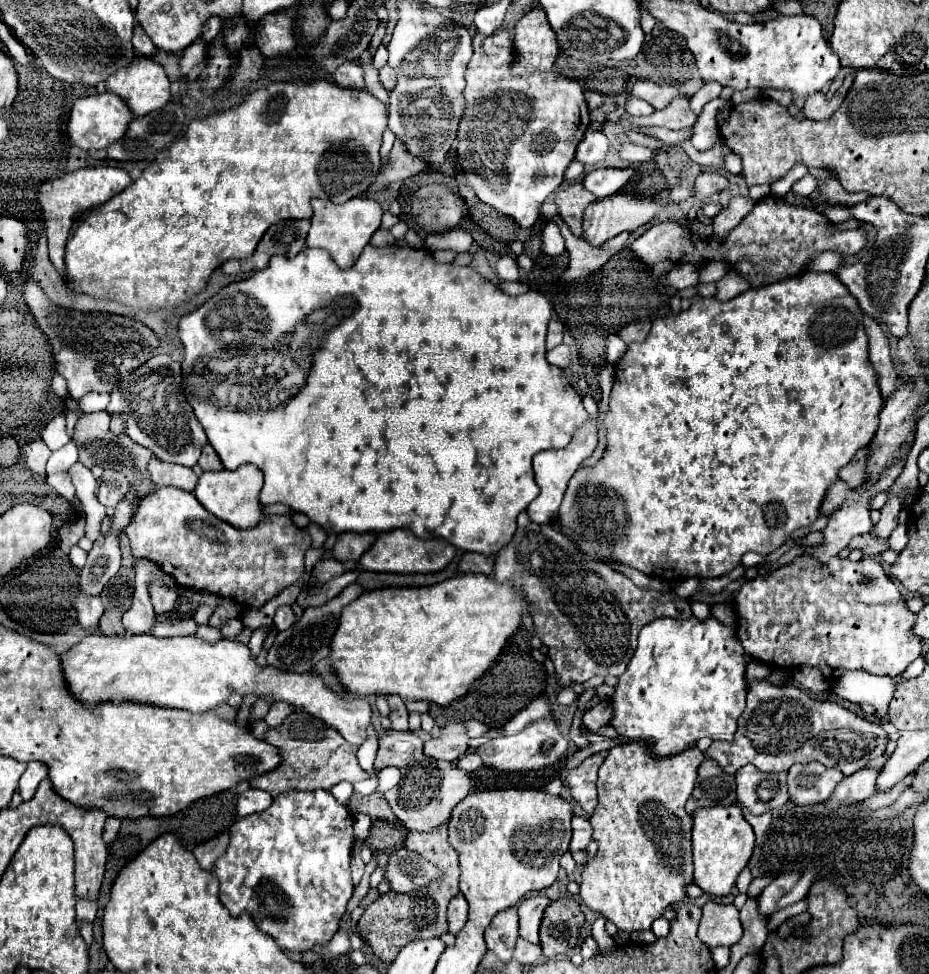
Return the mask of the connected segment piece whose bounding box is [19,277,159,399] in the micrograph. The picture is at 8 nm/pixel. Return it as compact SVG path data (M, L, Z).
M25 277L23 283L19 283L19 291L37 325L47 335L53 347L55 367L65 377L69 395L73 399L81 399L91 391L111 393L133 369L143 365L159 345L159 339L149 327L129 317L69 311L49 303L49 299L45 299L45 291L41 291L41 285L31 277Z

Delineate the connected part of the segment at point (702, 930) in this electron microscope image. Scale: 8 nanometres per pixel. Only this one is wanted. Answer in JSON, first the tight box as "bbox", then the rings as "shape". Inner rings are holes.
{"bbox":[697,903,743,949],"shape":[[[705,903],[697,935],[711,949],[719,945],[735,945],[743,935],[739,911],[735,909],[735,905]]]}

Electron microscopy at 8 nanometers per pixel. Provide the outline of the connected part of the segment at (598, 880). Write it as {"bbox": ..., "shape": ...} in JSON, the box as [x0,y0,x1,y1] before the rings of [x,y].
{"bbox":[581,743,705,933],"shape":[[[623,743],[609,751],[599,767],[597,791],[599,803],[591,815],[593,839],[599,843],[599,851],[583,869],[581,875],[581,899],[595,913],[613,921],[619,931],[633,933],[649,929],[651,923],[661,917],[663,909],[685,899],[685,885],[693,883],[691,863],[691,817],[685,813],[685,803],[693,791],[697,779],[697,767],[705,755],[691,747],[675,757],[655,759],[645,743]]]}

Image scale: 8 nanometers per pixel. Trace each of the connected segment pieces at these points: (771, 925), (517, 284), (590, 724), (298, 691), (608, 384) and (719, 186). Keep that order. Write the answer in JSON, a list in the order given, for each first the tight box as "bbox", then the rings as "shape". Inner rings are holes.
[{"bbox":[767,899,807,931],"shape":[[[805,899],[776,911],[768,918],[769,921],[767,926],[769,931],[776,931],[778,926],[785,920],[805,911],[807,911],[807,901],[805,901]]]},{"bbox":[497,281,529,295],"shape":[[[499,281],[497,287],[507,293],[507,295],[521,295],[521,293],[527,293],[529,291],[529,285],[527,283],[521,283],[521,281],[513,281],[513,283],[503,283]]]},{"bbox":[583,701,613,731],"shape":[[[601,701],[599,705],[595,705],[593,709],[589,709],[585,715],[583,715],[583,727],[587,731],[597,731],[599,727],[607,725],[609,719],[611,719],[611,713],[613,713],[613,707],[609,705],[609,701]]]},{"bbox":[61,633,371,745],"shape":[[[93,633],[87,635],[77,647],[71,647],[67,653],[61,655],[61,665],[65,671],[65,681],[75,697],[87,705],[97,705],[101,701],[137,701],[137,703],[151,703],[161,707],[177,707],[187,709],[191,713],[207,713],[213,711],[217,705],[227,703],[233,693],[241,697],[257,697],[257,699],[273,699],[285,701],[305,713],[325,721],[329,727],[335,727],[341,737],[353,745],[361,745],[367,735],[365,729],[371,723],[371,707],[367,699],[345,693],[345,691],[331,691],[319,673],[293,673],[283,671],[271,665],[259,665],[249,649],[247,643],[239,639],[225,639],[219,641],[205,641],[197,635],[185,637],[171,637],[171,639],[157,639],[153,635],[101,635]]]},{"bbox":[598,363,615,411],"shape":[[[606,363],[600,368],[598,376],[602,391],[602,399],[598,403],[598,406],[601,411],[605,411],[605,409],[607,409],[607,403],[609,402],[609,397],[615,378],[614,365]]]},{"bbox":[693,173,729,203],"shape":[[[701,173],[695,181],[695,187],[693,187],[693,195],[695,199],[699,199],[701,203],[705,203],[711,195],[723,191],[729,187],[729,179],[721,173]]]}]

